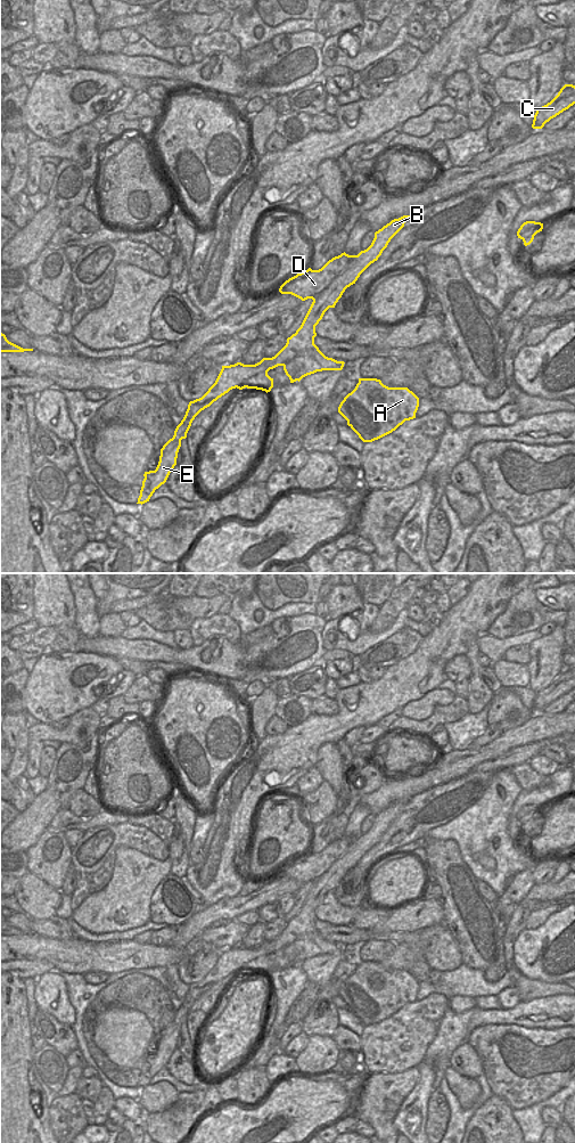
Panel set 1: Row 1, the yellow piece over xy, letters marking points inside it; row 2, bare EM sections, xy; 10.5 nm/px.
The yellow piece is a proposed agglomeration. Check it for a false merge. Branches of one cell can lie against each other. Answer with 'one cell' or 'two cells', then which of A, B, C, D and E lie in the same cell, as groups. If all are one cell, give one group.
two cells; groups A B C E / D

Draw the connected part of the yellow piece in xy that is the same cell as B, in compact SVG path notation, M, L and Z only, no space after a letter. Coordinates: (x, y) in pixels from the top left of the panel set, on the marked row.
M403 215L392 220L375 232L375 238L367 250L361 251L358 255L352 255L346 270L334 279L328 288L313 299L301 327L287 338L286 345L274 357L263 358L255 365L237 362L222 366L215 383L208 391L202 398L189 402L186 415L176 426L173 438L161 449L156 470L145 472L137 504L142 505L149 501L155 490L166 482L176 465L181 440L187 438L195 417L230 390L247 387L268 393L273 387L273 378L268 375L268 372L278 366L284 367L290 383L299 382L303 377L317 372L343 369L344 361L326 357L314 344L315 326L329 308L335 308L345 289L355 284L360 275L378 260L391 239L404 227L409 217Z

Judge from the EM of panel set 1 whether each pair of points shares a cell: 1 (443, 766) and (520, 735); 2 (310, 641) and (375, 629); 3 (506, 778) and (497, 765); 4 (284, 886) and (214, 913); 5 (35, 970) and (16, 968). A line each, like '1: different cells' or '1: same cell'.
1: same cell
2: different cells
3: different cells
4: same cell
5: same cell

